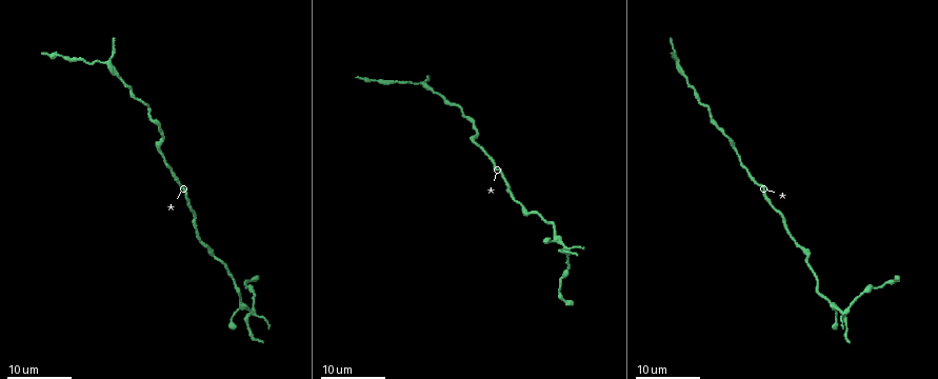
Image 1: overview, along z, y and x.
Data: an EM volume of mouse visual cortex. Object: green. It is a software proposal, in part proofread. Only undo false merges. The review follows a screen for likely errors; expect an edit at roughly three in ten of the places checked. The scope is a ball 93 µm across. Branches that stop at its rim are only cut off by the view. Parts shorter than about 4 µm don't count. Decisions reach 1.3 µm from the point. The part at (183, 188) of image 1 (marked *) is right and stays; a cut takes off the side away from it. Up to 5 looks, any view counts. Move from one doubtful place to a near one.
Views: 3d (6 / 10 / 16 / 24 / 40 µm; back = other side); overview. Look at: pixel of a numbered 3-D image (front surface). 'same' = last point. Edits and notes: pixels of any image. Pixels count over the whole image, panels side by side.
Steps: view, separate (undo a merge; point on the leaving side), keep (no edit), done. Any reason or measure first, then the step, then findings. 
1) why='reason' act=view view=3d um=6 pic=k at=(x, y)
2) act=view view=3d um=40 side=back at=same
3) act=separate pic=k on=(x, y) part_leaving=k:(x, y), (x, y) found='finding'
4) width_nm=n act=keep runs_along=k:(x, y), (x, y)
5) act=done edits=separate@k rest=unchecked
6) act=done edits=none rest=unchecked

why='calibre changes' act=view view=3d um=24 pic=1 at=(861, 294)

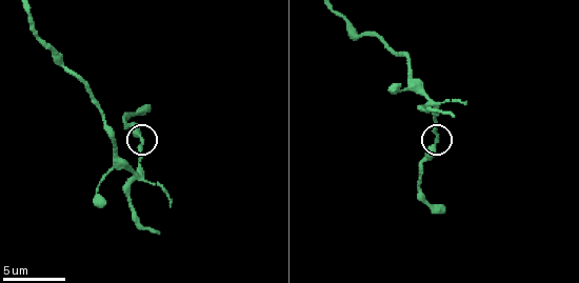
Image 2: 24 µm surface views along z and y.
act=view view=3d um=10 pic=2 at=(435, 140)

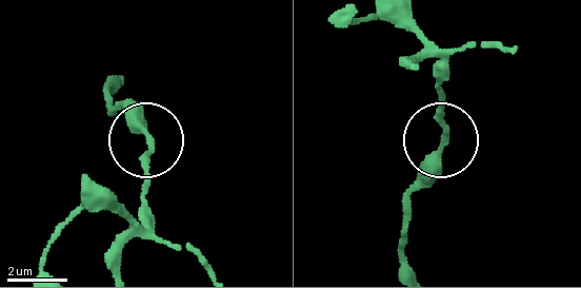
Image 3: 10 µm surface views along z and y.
width_nm=170 act=keep found='continuous, no second neuron'

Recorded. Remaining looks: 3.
why='a narrow waist' act=view view=3d um=6 pic=2 at=(103, 119)

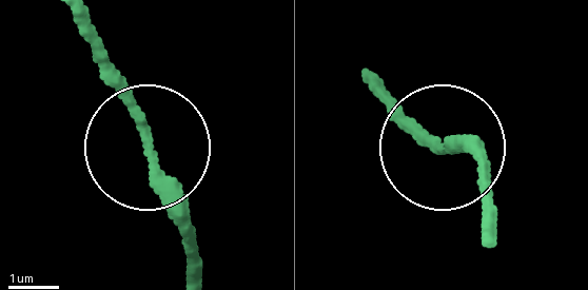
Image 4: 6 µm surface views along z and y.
act=view view=3d um=6 side=back pic=4 at=(147, 141)

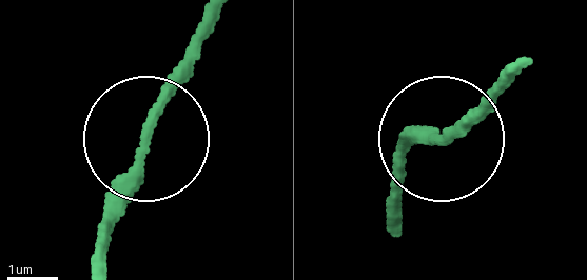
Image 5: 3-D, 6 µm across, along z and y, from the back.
act=keep runs_along=5:(219, 15), (105, 237) found='all the same neuron'

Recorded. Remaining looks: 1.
why='four-way junction' act=view view=3d um=6 pic=2 at=(134, 179)

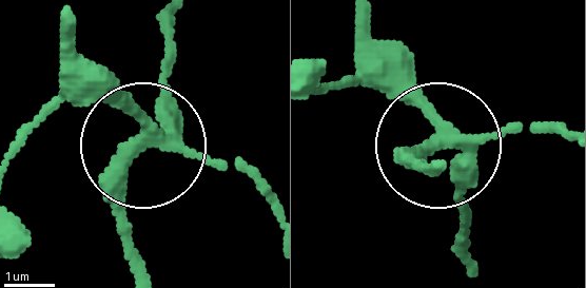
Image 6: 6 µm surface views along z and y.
act=keep runs_along=6:(64, 15), (69, 52), (140, 140), (128, 263) found='one neuron here'

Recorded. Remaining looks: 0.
act=done edits=none rest=unchecked

